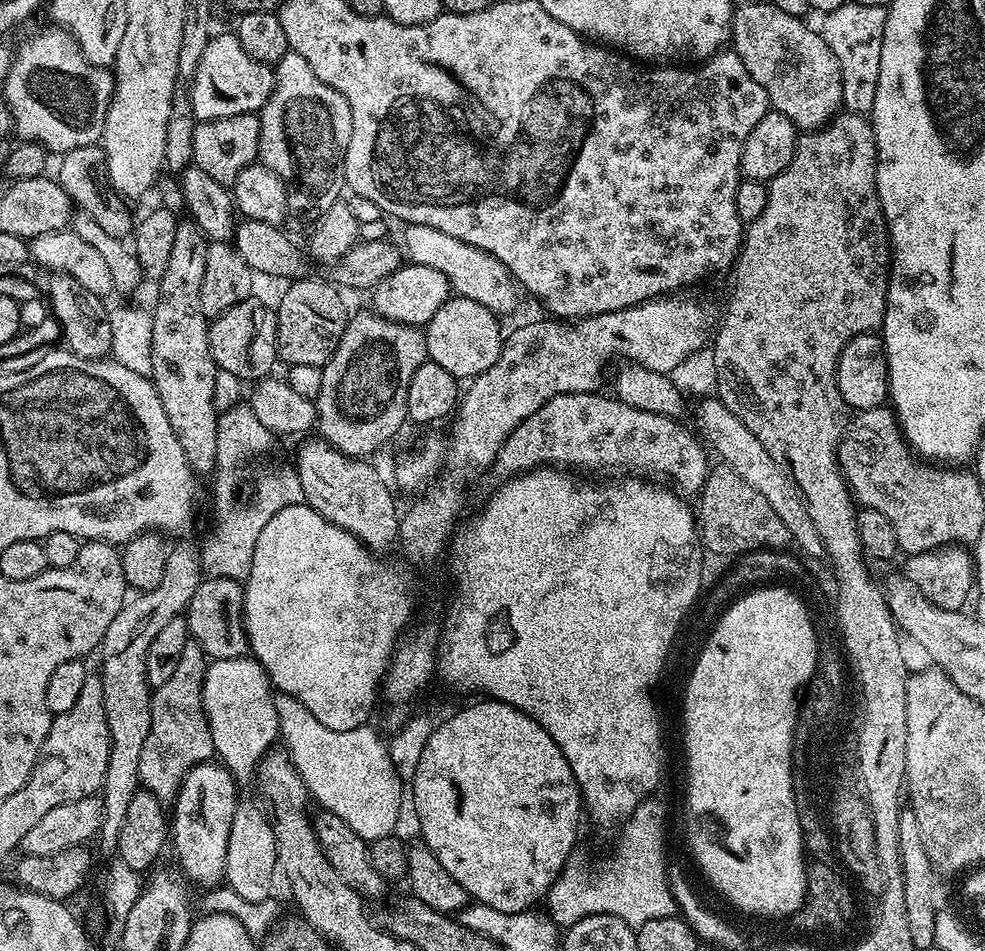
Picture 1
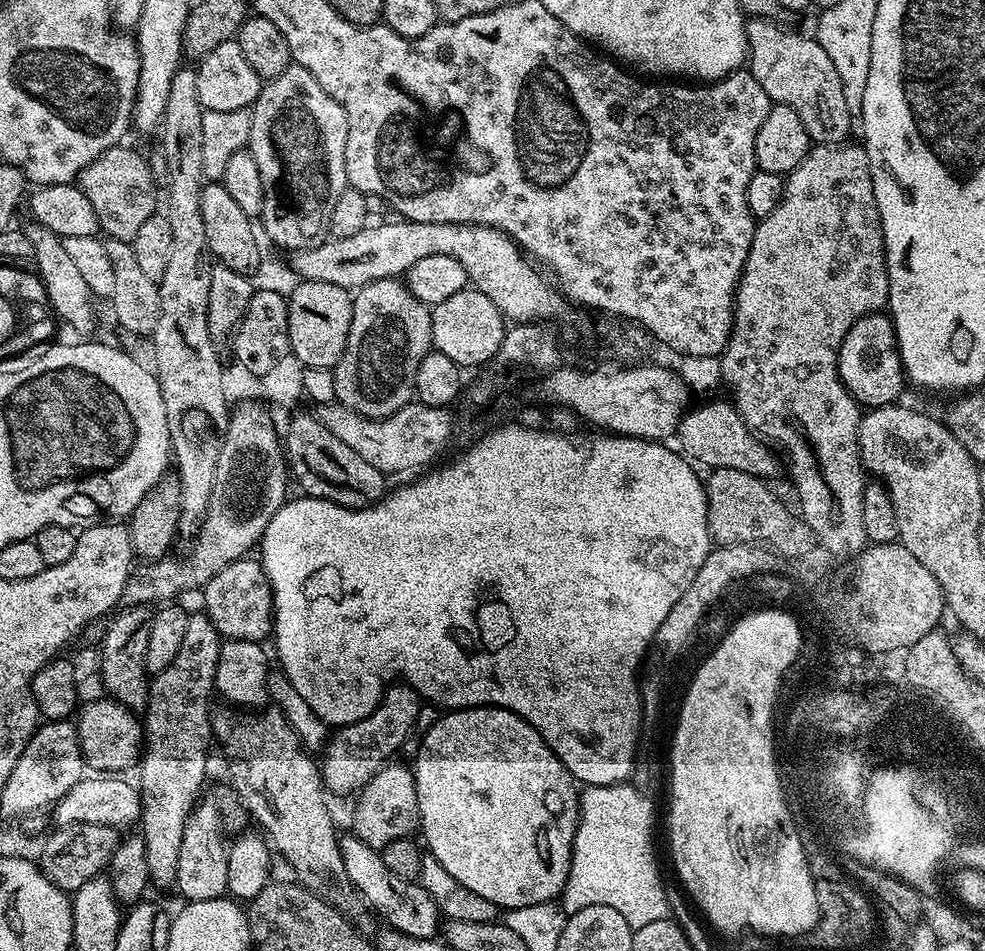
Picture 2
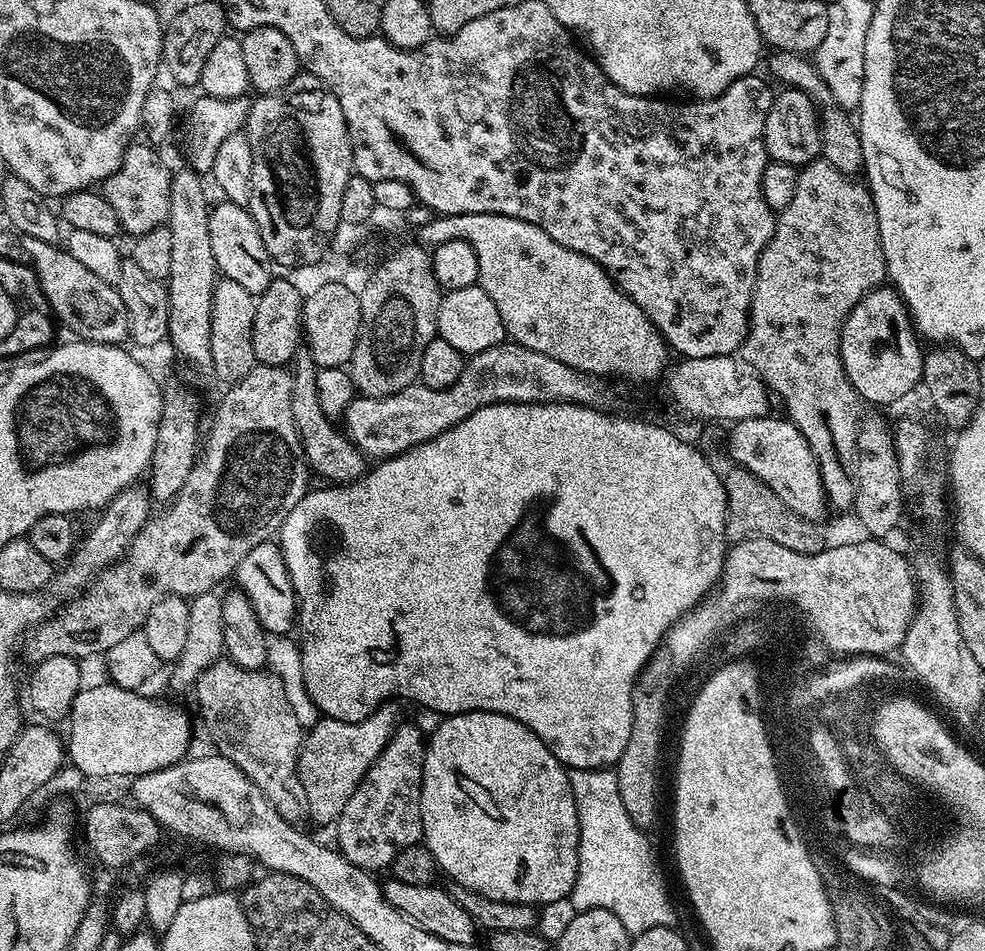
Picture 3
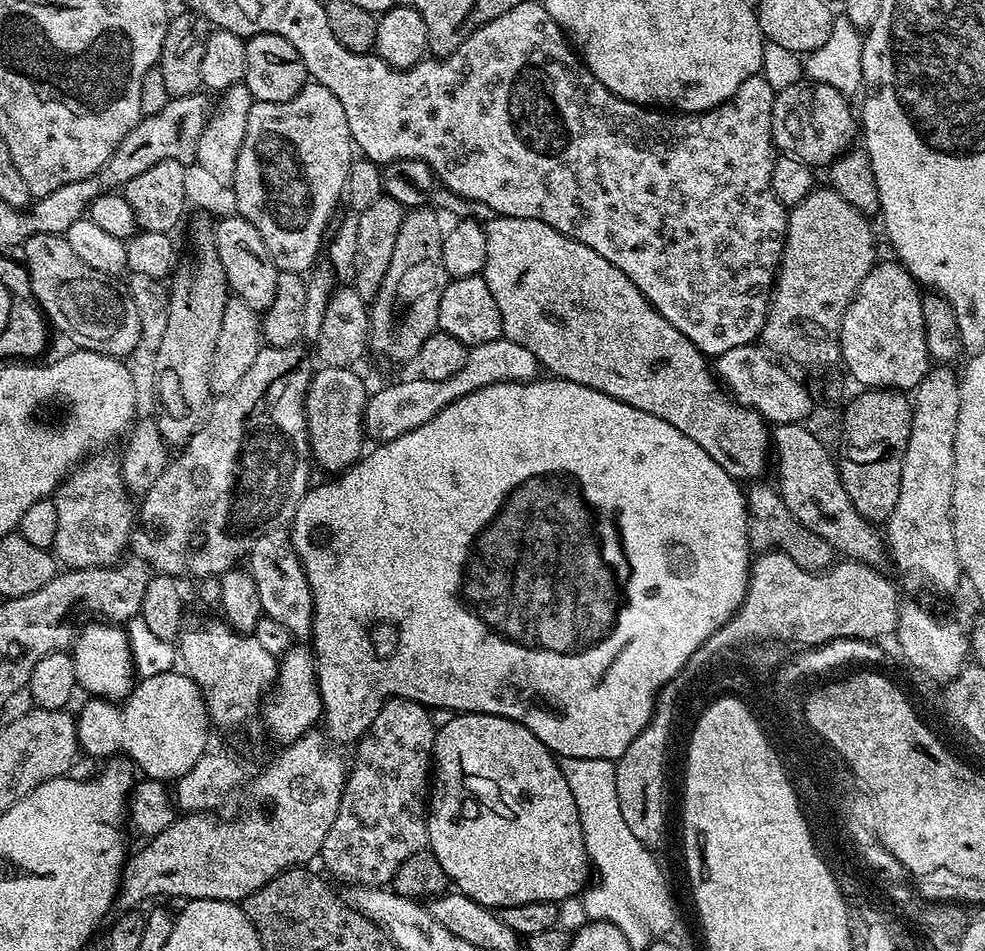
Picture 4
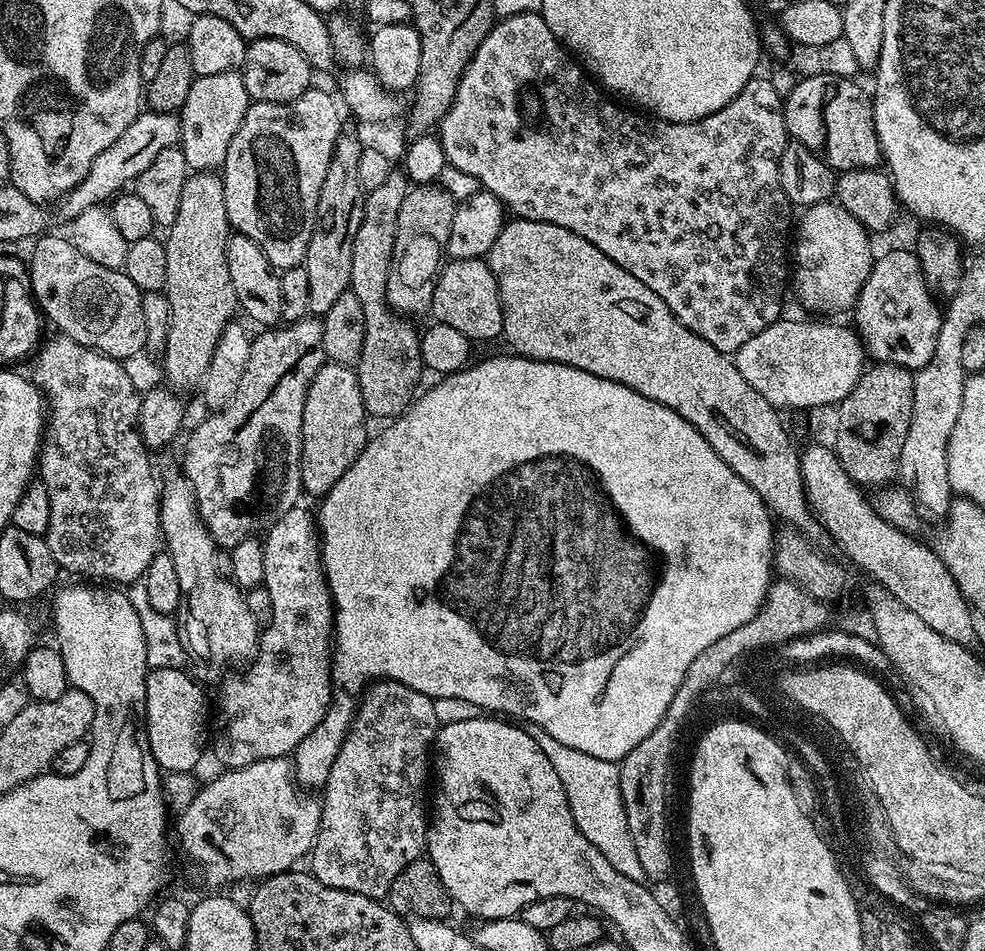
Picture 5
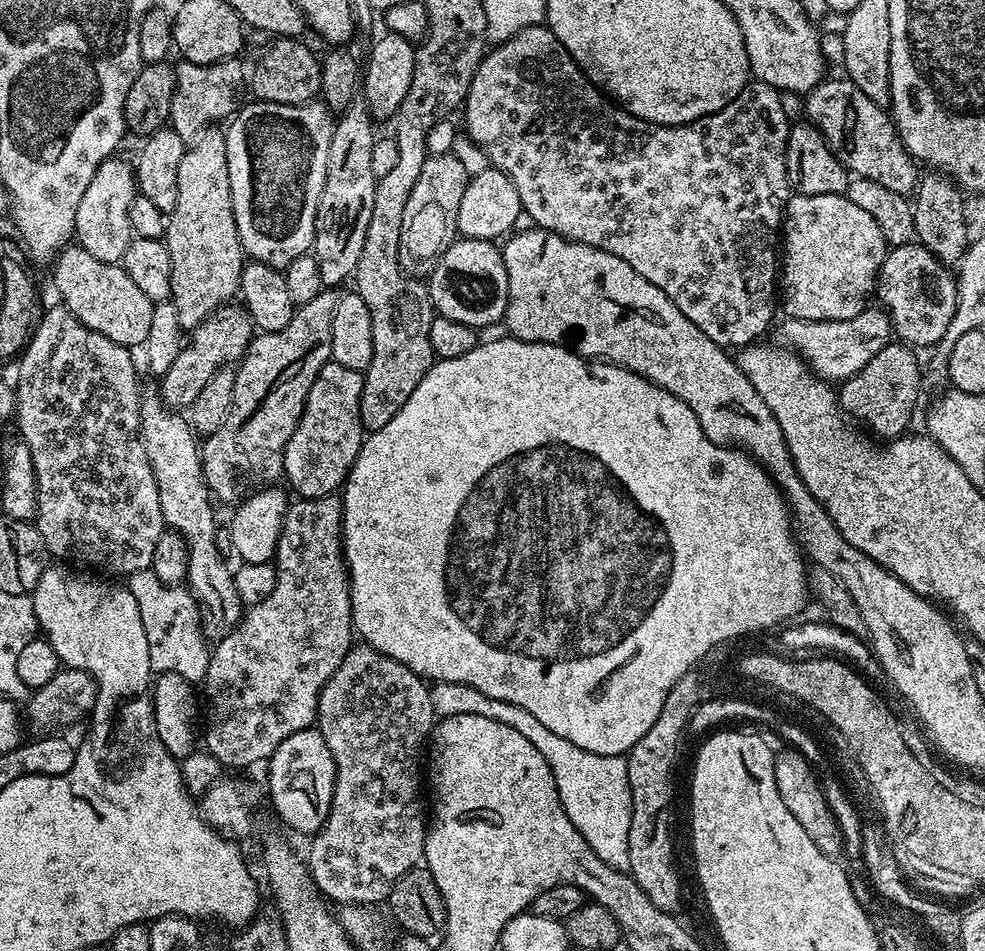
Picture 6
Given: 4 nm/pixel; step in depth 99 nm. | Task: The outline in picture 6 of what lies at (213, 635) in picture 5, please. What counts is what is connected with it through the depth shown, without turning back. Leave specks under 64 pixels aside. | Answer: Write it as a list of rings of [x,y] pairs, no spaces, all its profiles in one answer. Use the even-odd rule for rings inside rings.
[[[145,395],[140,402],[140,437],[146,450],[146,458],[150,458],[150,466],[154,470],[154,482],[158,482],[158,506],[162,506],[162,518],[165,525],[171,531],[177,532],[184,540],[188,548],[188,575],[187,587],[193,596],[202,605],[203,611],[220,620],[225,620],[228,626],[235,626],[242,619],[242,603],[235,590],[235,578],[233,569],[228,569],[225,553],[218,550],[216,545],[216,516],[212,513],[213,501],[207,484],[204,482],[204,461],[202,448],[198,443],[198,437],[192,430],[192,425],[187,419],[184,420],[179,411],[173,410],[160,399],[159,395]]]

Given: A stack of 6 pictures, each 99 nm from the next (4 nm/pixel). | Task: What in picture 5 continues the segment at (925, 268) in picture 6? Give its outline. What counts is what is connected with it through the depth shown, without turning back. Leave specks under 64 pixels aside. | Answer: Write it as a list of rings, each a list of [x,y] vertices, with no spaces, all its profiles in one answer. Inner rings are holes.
[[[896,248],[885,256],[877,255],[872,261],[872,269],[860,290],[854,307],[856,321],[854,327],[860,334],[865,353],[875,363],[893,364],[899,368],[915,370],[930,362],[930,354],[934,354],[934,346],[938,342],[938,330],[942,319],[941,309],[936,309],[937,301],[928,290],[928,283],[920,269],[920,260],[915,251]]]

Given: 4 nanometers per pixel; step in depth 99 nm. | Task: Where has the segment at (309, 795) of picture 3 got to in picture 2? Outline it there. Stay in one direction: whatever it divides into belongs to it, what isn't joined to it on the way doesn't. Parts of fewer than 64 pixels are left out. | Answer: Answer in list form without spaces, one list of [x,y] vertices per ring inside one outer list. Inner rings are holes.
[[[396,682],[385,691],[384,699],[381,700],[379,706],[369,716],[353,724],[348,724],[345,728],[336,728],[327,741],[324,761],[320,760],[318,764],[320,779],[325,789],[329,793],[352,791],[352,793],[355,793],[357,790],[363,788],[378,769],[383,768],[385,764],[395,757],[392,755],[396,751],[401,751],[405,747],[407,736],[411,734],[412,727],[415,726],[415,720],[418,718],[421,705],[420,695],[410,685]]]

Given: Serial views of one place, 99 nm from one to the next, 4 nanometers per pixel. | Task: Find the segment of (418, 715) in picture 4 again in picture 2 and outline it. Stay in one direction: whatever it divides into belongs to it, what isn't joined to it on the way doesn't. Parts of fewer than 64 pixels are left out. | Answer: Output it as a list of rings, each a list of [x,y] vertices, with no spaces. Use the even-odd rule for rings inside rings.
[[[389,762],[378,769],[355,797],[357,800],[356,809],[352,812],[351,835],[357,836],[362,842],[366,842],[366,846],[377,850],[382,850],[395,840],[411,837],[420,822],[416,773],[409,765],[407,768],[404,764],[396,763]]]

